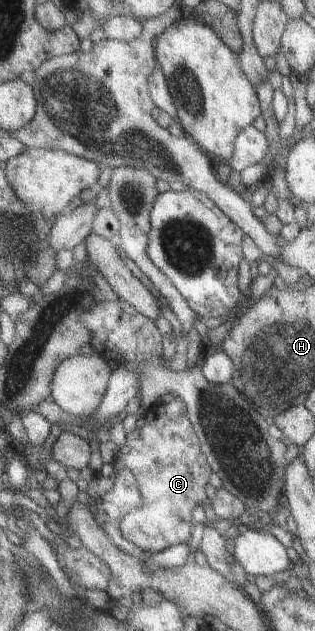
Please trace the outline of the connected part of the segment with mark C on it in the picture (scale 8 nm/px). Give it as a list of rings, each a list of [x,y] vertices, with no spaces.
[[[173,395],[173,399],[169,403],[156,403],[147,413],[149,423],[145,423],[139,429],[133,429],[127,434],[125,448],[119,453],[119,457],[115,459],[115,473],[110,477],[97,475],[93,477],[93,483],[114,483],[113,477],[116,478],[117,472],[125,468],[133,471],[139,485],[143,503],[139,505],[139,509],[133,509],[131,513],[127,513],[121,519],[120,531],[128,541],[139,547],[139,549],[149,553],[159,553],[165,551],[173,545],[188,543],[193,531],[193,509],[199,506],[207,499],[205,493],[205,485],[209,483],[209,477],[213,475],[213,469],[209,465],[207,457],[201,449],[200,437],[197,436],[193,428],[192,420],[188,415],[187,405],[179,395]]]

